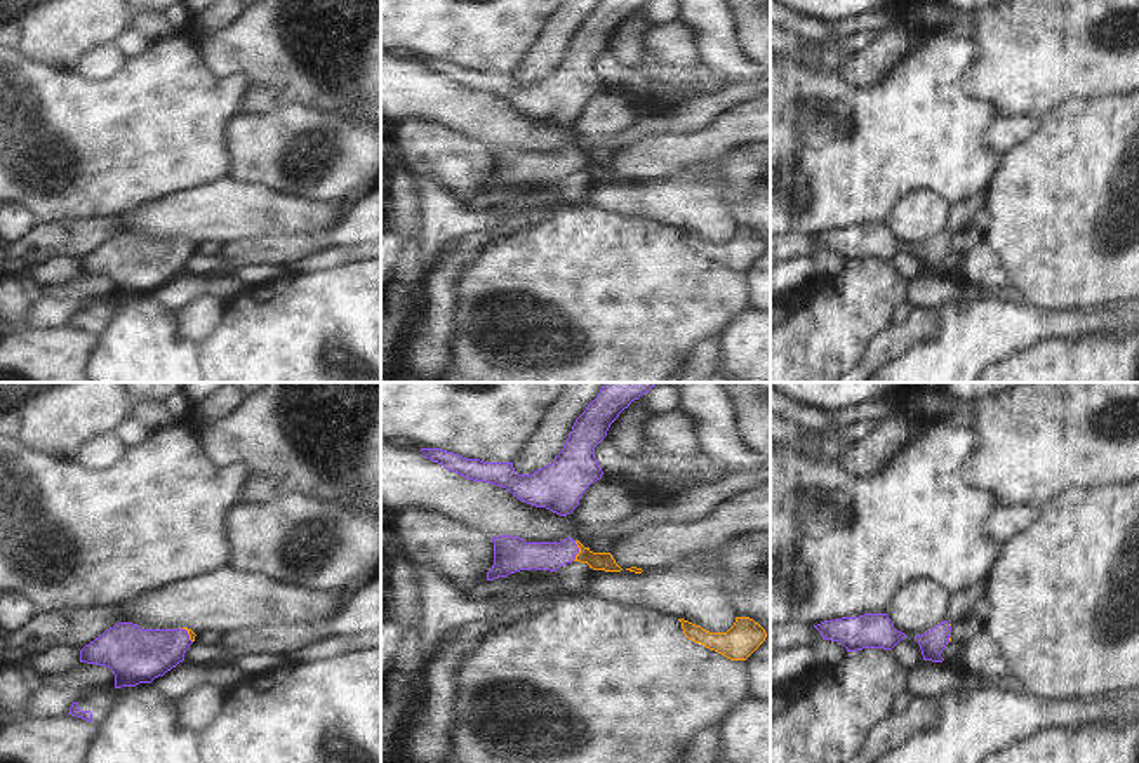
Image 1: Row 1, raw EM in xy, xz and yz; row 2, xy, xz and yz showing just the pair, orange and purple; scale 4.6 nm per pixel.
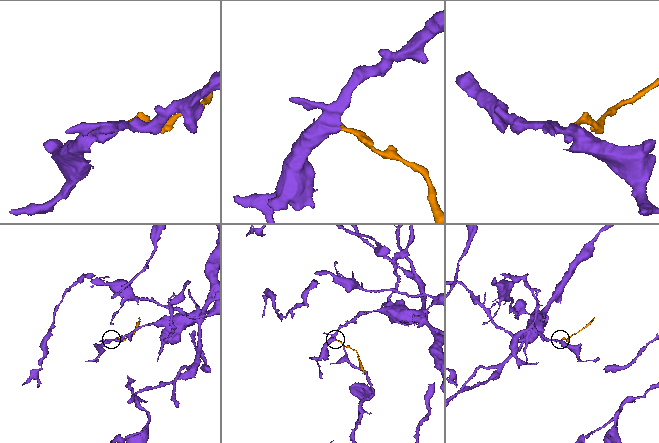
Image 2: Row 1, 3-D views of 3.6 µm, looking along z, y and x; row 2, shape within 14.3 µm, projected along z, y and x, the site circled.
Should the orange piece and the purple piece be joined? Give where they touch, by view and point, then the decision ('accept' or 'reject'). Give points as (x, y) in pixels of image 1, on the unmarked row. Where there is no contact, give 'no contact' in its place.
meets orange in xz at (579, 162); accept

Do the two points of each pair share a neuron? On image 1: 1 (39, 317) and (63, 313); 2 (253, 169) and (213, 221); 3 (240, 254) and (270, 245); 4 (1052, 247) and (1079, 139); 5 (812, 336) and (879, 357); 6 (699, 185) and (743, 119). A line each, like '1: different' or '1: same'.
1: same
2: different
3: same
4: same
5: different
6: different

